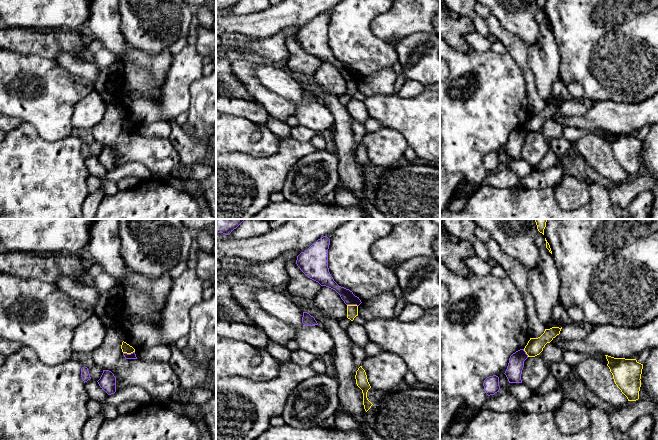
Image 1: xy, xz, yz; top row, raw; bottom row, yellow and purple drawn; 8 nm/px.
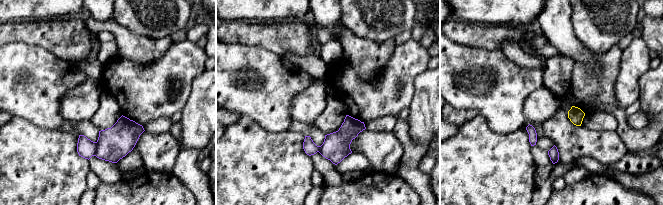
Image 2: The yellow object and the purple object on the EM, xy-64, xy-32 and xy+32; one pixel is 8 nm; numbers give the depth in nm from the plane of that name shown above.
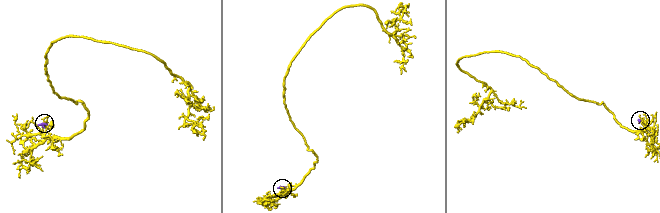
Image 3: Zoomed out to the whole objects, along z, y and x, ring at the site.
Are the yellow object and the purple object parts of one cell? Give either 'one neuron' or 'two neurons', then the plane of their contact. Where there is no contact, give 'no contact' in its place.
two neurons | xy

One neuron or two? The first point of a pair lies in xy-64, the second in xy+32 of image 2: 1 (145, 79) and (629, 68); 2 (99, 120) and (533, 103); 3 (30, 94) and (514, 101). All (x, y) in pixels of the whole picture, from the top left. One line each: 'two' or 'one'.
1: one
2: two
3: one

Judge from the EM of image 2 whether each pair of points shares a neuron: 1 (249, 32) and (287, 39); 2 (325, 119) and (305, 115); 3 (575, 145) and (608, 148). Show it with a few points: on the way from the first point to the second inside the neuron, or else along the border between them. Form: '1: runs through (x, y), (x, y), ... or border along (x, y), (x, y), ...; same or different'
1: runs through (258, 33), (278, 36); same
2: border along (328, 96), (324, 110), (312, 122); different
3: runs through (583, 145), (600, 145); same

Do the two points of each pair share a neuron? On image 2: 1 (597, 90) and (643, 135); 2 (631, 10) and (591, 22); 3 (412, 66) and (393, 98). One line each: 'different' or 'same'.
1: same
2: same
3: same

